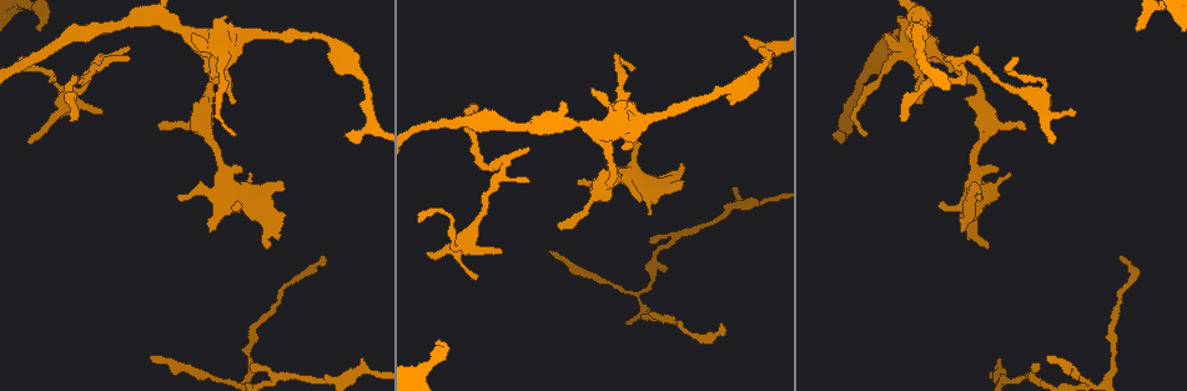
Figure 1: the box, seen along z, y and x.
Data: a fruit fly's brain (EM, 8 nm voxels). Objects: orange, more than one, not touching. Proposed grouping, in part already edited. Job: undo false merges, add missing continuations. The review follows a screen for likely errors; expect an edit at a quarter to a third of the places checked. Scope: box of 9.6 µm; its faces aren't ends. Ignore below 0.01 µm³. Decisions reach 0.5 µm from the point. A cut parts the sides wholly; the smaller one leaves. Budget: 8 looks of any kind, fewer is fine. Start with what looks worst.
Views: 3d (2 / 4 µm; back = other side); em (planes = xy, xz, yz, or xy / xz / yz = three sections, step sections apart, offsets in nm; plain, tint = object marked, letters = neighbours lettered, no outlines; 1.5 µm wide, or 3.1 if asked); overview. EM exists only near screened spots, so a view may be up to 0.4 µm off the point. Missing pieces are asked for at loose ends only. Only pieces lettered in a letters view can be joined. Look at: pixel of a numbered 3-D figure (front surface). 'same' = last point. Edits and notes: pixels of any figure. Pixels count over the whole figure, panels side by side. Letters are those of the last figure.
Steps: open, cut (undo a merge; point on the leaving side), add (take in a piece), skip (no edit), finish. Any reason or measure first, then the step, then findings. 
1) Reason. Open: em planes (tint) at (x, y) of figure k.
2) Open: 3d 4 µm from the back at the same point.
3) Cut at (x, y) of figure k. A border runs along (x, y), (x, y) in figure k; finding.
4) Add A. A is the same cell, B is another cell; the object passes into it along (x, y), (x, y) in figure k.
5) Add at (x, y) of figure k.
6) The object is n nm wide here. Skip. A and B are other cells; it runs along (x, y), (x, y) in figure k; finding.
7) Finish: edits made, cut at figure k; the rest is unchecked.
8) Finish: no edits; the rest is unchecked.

Free end. Open: em xz step 8 (letters) at (1050, 141) of figure 1.

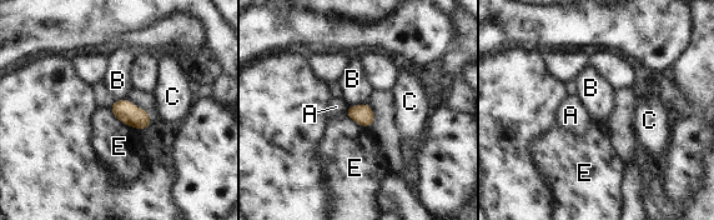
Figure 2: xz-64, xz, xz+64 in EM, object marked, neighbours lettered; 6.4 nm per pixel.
Skip. A, B, C and E are other cells; a border runs along (367, 103), (347, 108) in figure 2; no lettered piece goes on from it.

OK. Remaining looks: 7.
Free end. Open: 3d 4 µm at (37, 28) of figure 1.

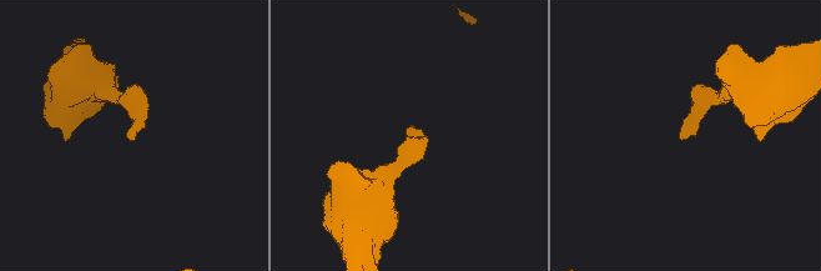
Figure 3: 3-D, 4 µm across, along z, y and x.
Shape alone is not enough. Open: em 3.1 µm xy step 16 (tint) at (129, 137) of figure 3.

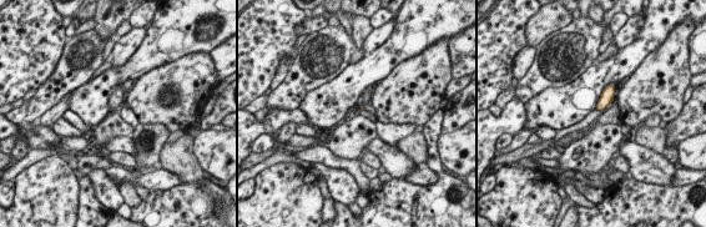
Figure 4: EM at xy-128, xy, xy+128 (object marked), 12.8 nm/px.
Cut it another way. Open: em 3.1 µm planes (letters) at the same point.

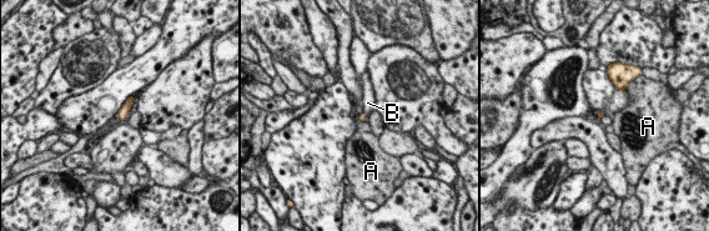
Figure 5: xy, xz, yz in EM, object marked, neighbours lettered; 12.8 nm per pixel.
The longest contact is with A, 110 nm. Add B. B is the same cell, A is another cell; the object passes into it along (362, 116), (363, 114), (367, 103) in figure 5; the neuron continues.

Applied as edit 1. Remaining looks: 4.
See it whole again. Open: overview.

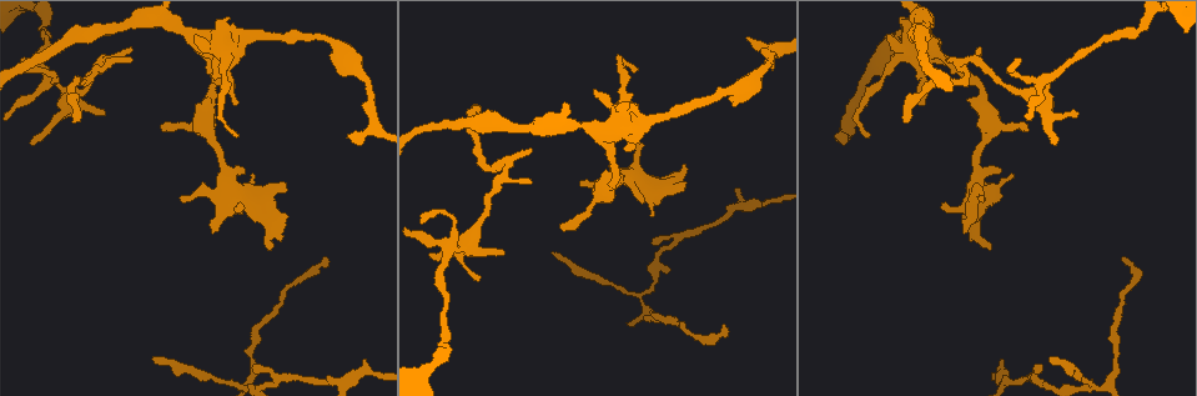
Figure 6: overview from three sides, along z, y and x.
Branch stops here. Open: em planes (letters) at (889, 36) of figure 6.

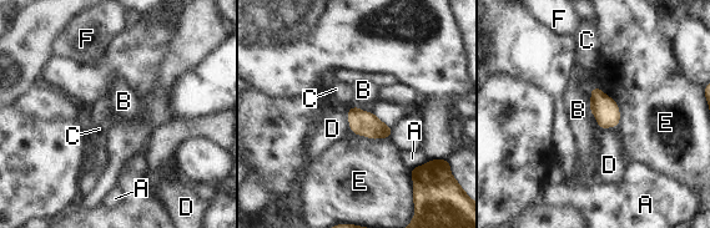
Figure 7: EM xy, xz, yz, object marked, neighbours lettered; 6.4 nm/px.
Skip. A, B, C, D, E and F are other cells; a border runs along (598, 85), (617, 102), (619, 126) in figure 7; none of them fits.

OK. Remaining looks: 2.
Finish: edits made, add at figure 5; the rest is unchecked.

